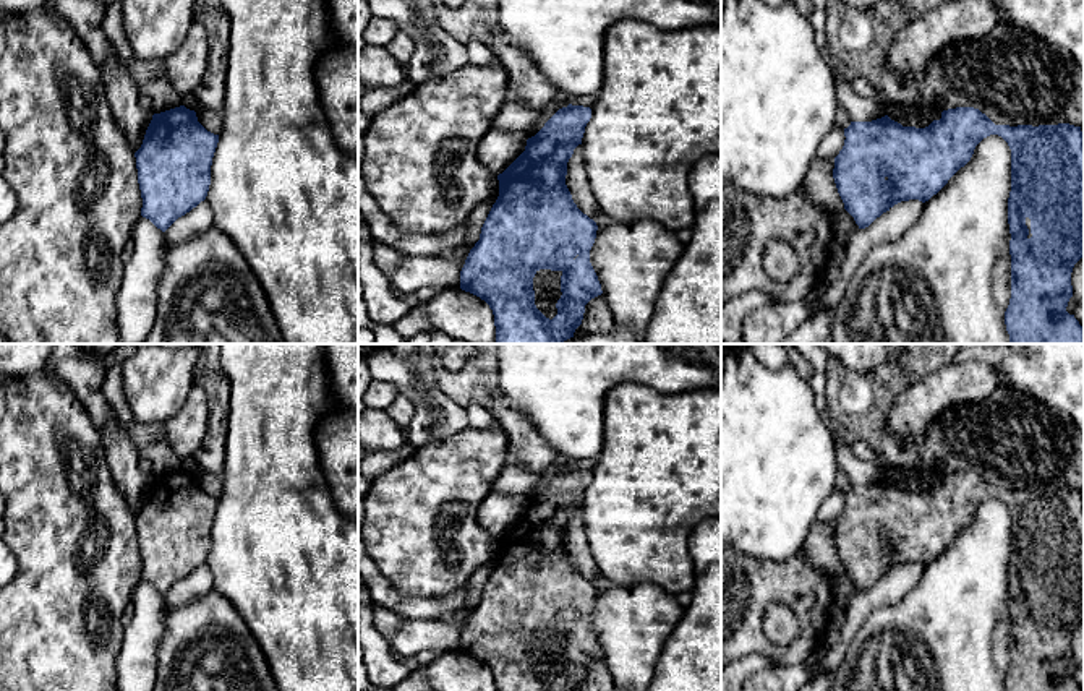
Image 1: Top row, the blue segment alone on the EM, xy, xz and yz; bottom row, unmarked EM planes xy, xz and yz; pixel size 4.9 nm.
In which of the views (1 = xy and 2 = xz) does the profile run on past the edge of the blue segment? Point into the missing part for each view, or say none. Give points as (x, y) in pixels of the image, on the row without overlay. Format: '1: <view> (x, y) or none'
1: none
2: none

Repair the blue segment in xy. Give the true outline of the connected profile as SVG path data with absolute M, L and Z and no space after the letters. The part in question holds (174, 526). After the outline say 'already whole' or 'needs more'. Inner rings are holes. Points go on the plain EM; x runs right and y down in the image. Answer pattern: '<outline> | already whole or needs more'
M185 469L154 477L134 516L141 579L165 595L206 563L219 498L207 495Z | already whole

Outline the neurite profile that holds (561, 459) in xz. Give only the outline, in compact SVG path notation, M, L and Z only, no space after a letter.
M557 454L553 464L541 474L540 482L525 495L527 501L535 500L544 487L559 474L562 466L567 466L570 459L564 454Z

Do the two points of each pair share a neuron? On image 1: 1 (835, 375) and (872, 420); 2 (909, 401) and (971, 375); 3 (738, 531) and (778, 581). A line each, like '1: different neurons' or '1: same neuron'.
1: same neuron
2: same neuron
3: different neurons

